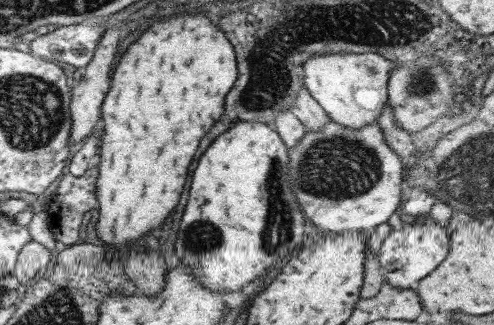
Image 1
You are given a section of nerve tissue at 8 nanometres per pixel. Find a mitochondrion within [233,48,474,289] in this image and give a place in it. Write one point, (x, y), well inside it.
(335, 169)

